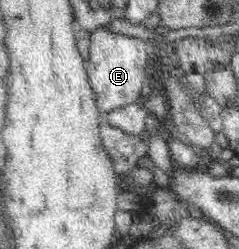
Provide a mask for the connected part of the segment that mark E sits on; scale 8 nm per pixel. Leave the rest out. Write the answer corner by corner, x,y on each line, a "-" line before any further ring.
100,27
91,33
88,59
85,60
88,81
96,95
96,105
102,114
114,111
116,107
140,102
142,85
147,77
145,66
157,57
160,44
143,41
140,38
116,34

